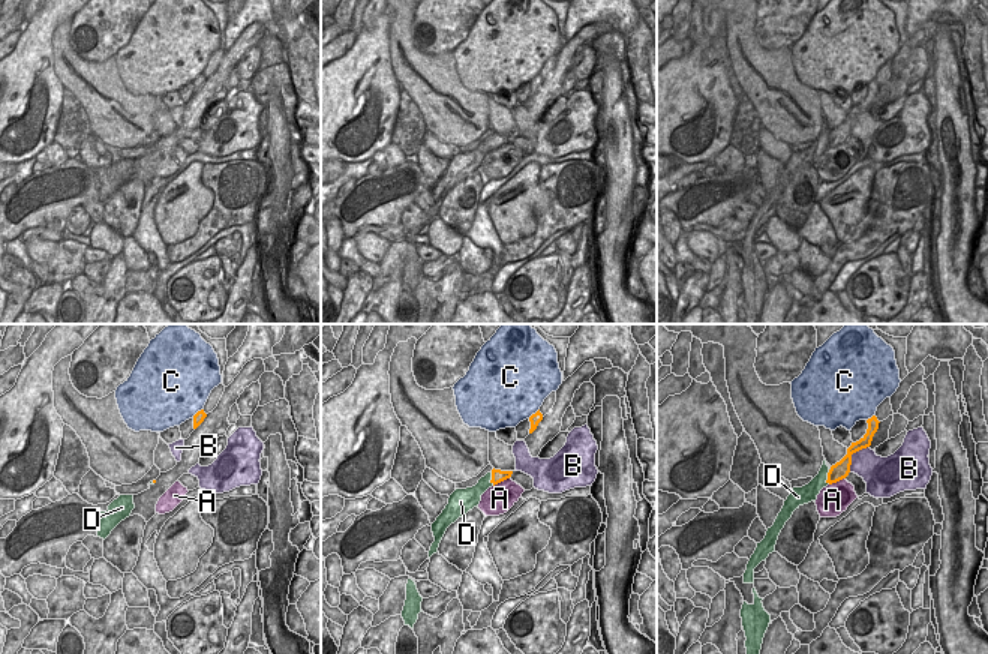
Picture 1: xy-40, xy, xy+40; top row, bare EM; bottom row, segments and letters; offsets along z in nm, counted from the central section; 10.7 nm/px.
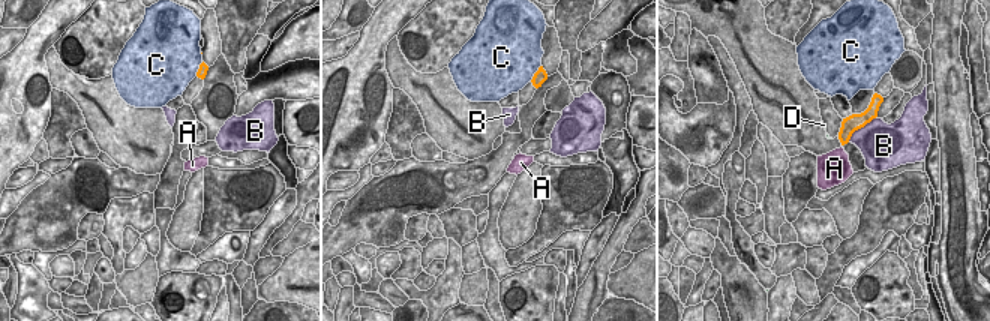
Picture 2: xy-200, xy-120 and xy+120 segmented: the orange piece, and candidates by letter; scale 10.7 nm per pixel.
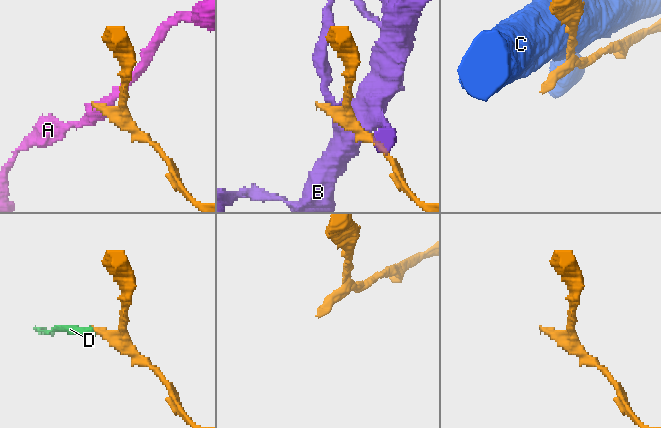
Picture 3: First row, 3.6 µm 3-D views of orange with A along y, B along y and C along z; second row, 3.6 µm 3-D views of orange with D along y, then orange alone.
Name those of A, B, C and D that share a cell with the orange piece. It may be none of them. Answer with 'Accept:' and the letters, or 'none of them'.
Accept: none of them

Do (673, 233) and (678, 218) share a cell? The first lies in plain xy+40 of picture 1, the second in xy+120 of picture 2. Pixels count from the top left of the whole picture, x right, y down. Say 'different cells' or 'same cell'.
same cell

